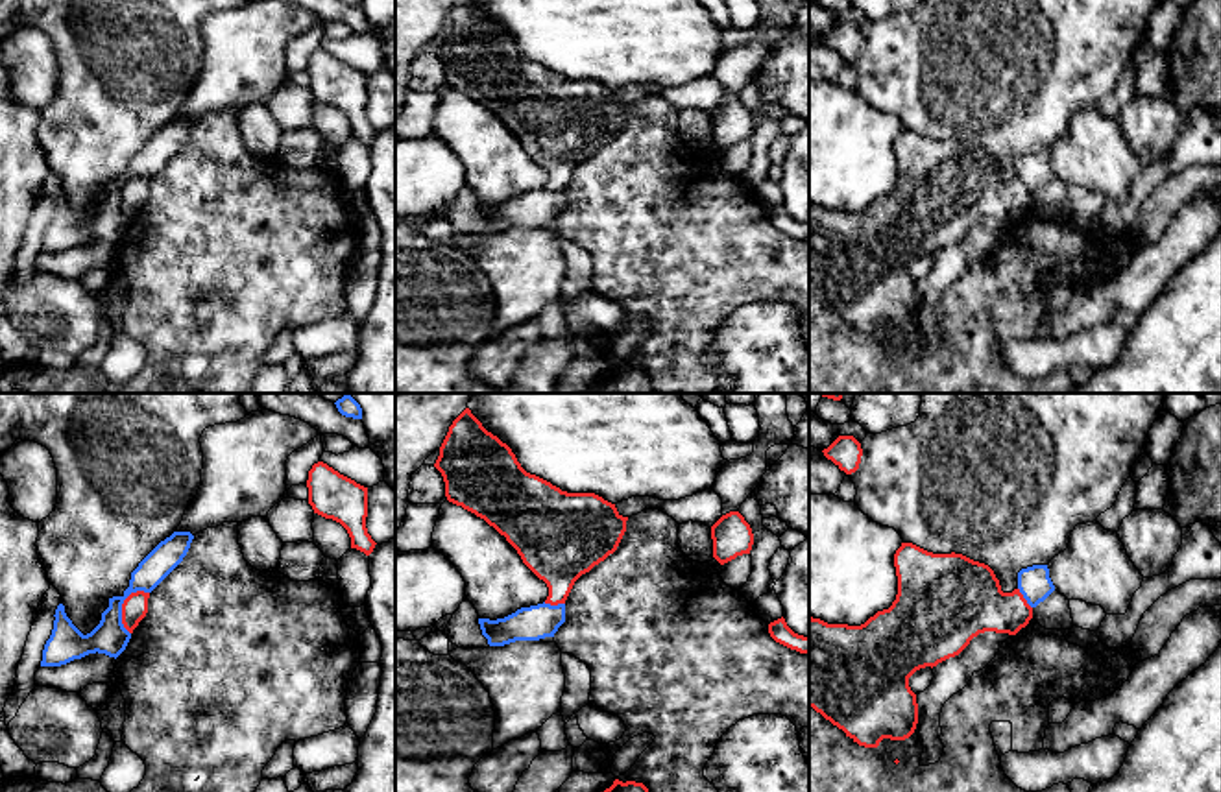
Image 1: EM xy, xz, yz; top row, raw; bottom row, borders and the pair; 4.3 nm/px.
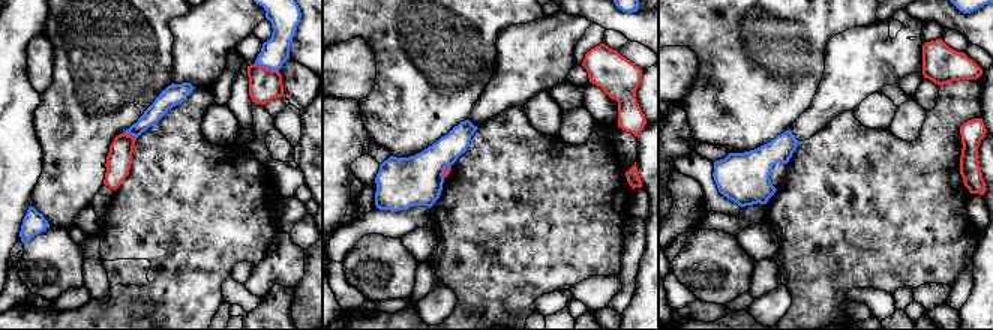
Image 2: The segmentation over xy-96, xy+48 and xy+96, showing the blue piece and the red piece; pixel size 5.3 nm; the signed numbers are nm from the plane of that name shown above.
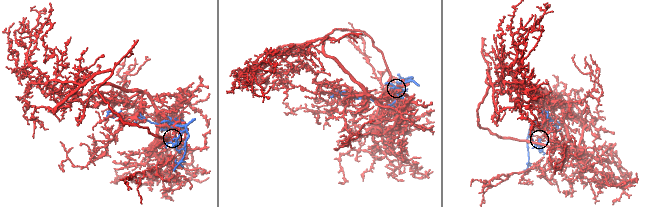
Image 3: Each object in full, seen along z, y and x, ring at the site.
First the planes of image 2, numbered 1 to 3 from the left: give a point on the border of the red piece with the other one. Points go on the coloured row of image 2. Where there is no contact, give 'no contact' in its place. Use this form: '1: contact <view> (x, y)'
1: contact xy-96 (266, 66)
2: contact xy+48 (443, 171)
3: no contact

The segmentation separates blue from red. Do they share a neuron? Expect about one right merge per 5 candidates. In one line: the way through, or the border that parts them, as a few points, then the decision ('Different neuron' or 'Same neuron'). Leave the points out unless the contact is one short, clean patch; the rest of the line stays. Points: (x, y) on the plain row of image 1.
Different neuron

